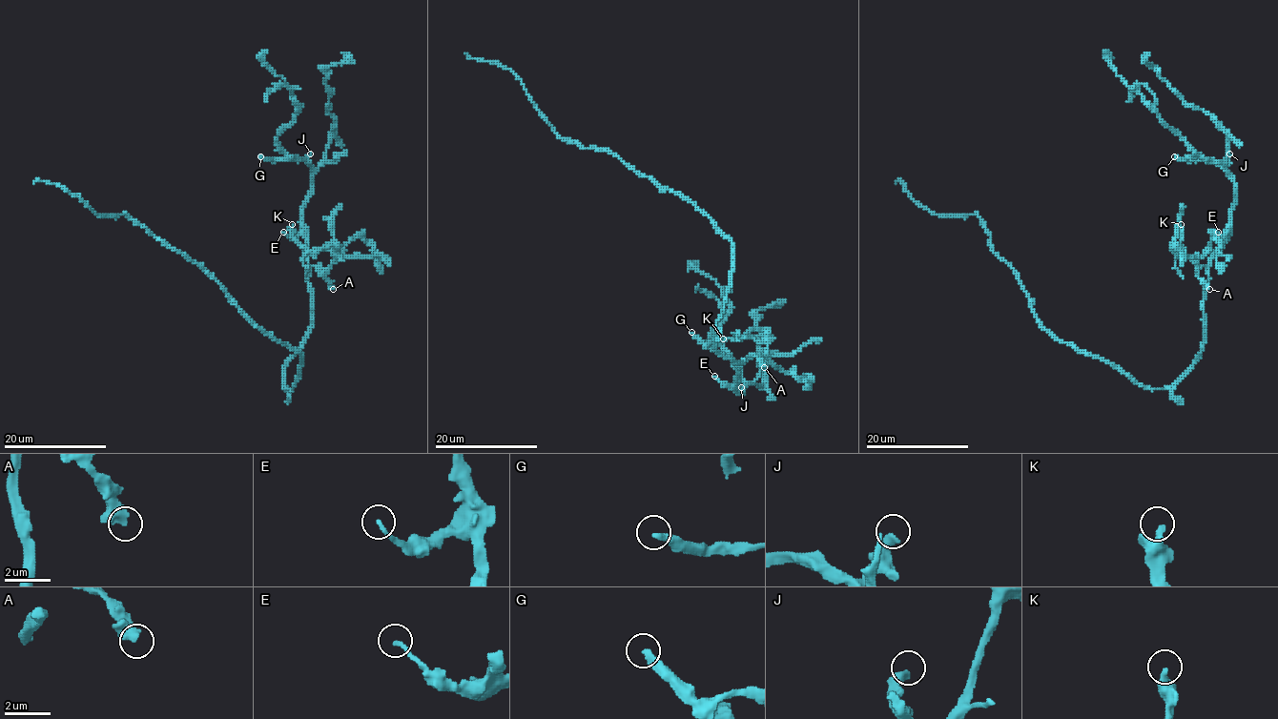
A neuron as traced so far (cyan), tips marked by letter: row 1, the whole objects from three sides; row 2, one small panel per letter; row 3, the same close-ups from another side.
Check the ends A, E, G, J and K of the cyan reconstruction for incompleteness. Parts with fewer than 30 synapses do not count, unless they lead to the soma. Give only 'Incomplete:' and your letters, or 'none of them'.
Incomplete: E, G

